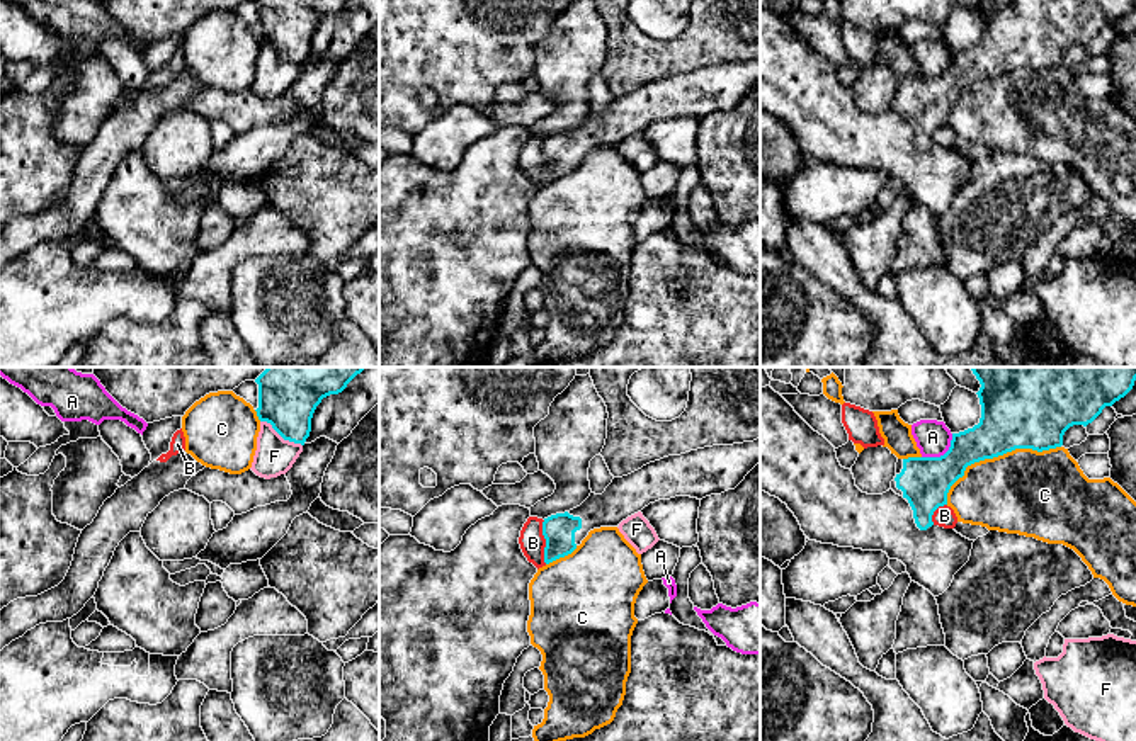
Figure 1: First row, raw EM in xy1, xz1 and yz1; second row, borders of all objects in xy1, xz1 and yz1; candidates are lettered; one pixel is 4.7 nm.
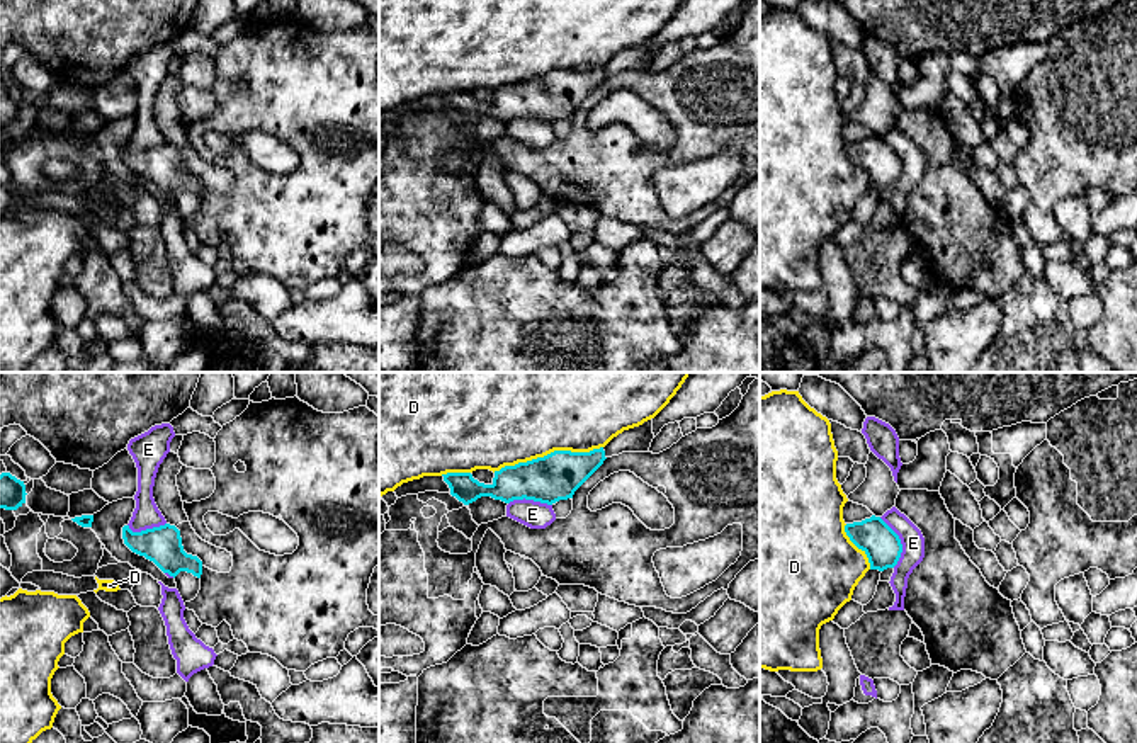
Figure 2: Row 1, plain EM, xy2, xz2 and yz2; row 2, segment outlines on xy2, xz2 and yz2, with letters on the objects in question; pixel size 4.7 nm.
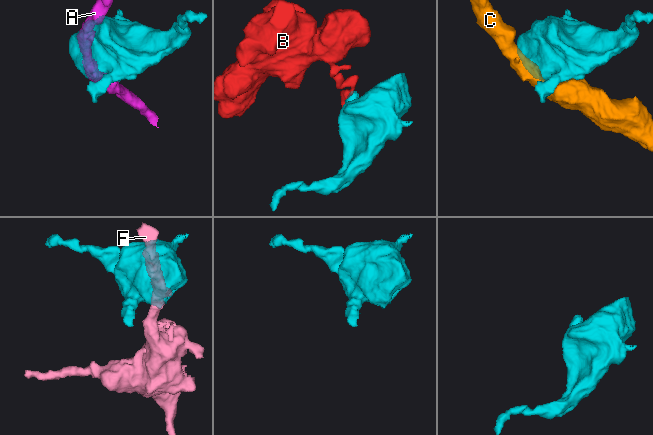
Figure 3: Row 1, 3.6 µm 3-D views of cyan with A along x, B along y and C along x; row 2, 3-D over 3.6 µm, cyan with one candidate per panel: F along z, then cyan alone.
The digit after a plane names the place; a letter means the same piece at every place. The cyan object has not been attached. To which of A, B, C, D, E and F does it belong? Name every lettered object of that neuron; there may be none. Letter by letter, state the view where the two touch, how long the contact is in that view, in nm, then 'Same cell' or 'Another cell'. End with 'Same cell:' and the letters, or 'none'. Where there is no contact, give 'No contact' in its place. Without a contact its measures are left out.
A: Touches cyan in yz1. Shared border 190 nm. Another cell
B: Touches cyan in xz1. Shared border 200 nm. Another cell
C: Touches cyan in yz1. Shared border 600 nm. Another cell
D: Touches cyan in xz2. Shared border 550 nm. Another cell
E: Touches cyan in yz2. Shared border 260 nm. Another cell
F: Touches cyan in xy1. Shared border 240 nm. Another cell
Same cell: none

